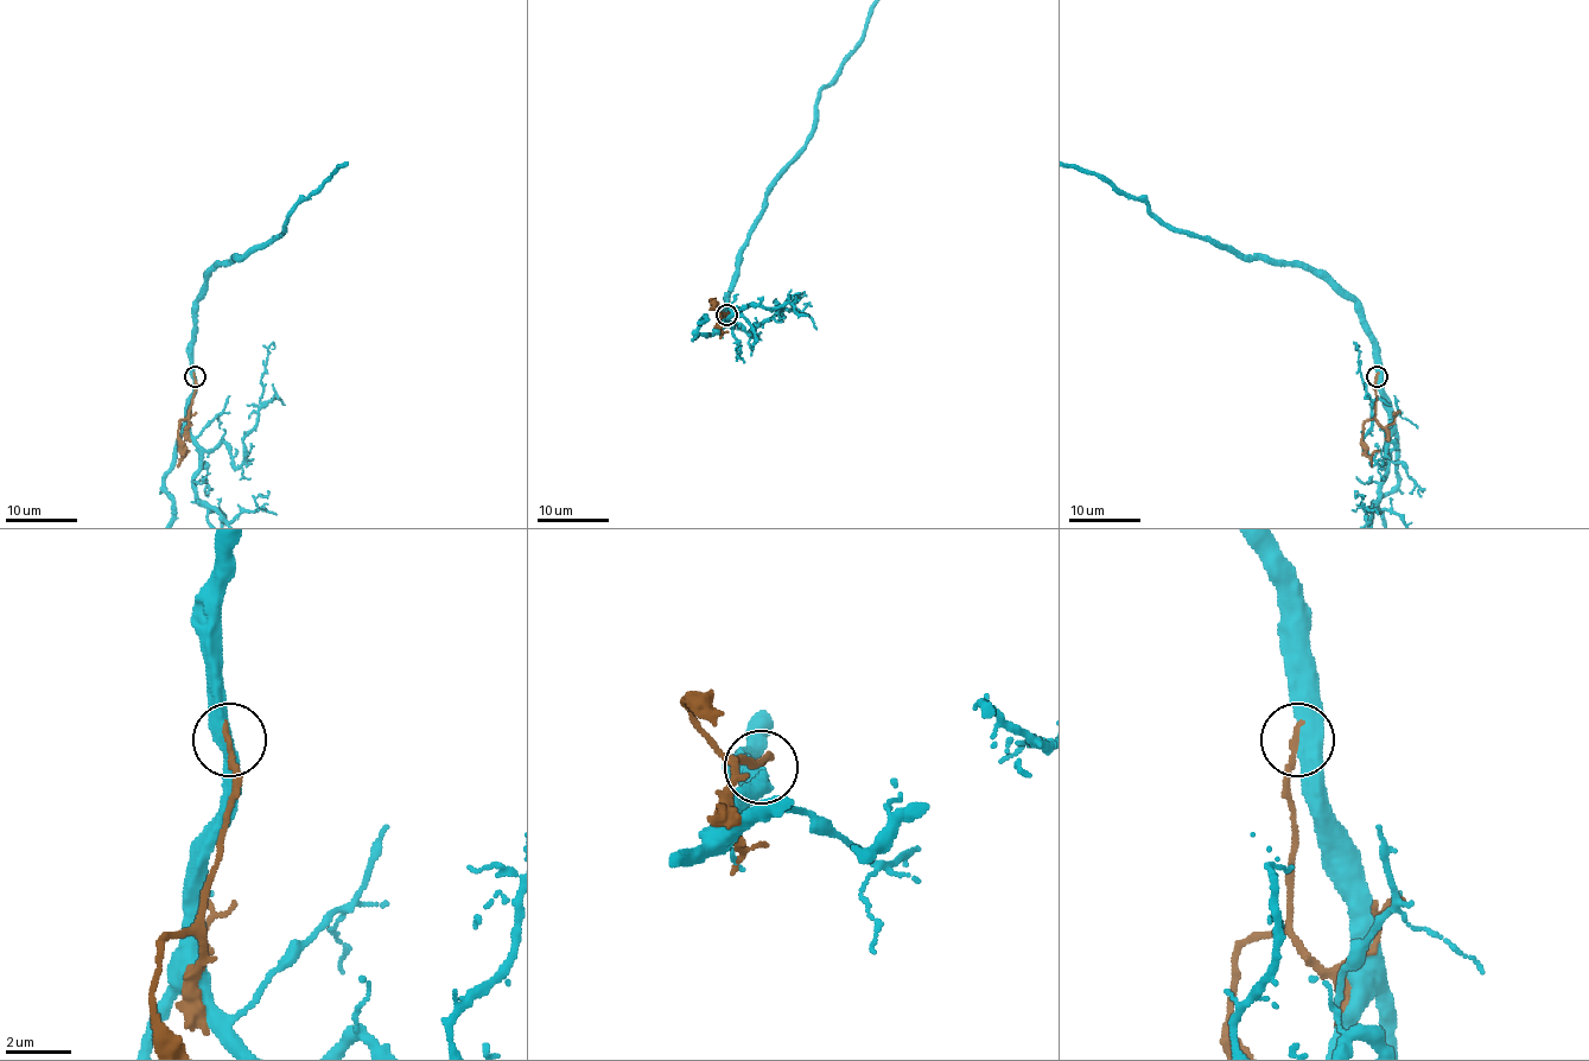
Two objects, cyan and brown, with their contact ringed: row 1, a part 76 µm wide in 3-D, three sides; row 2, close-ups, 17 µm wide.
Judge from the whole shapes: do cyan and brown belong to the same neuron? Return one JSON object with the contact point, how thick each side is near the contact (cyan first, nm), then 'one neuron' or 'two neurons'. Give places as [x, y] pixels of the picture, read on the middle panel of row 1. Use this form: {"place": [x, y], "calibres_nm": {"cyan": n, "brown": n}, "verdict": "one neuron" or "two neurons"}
{"place": [726, 315], "calibres_nm": {"cyan": 500, "brown": 180}, "verdict": "two neurons"}

